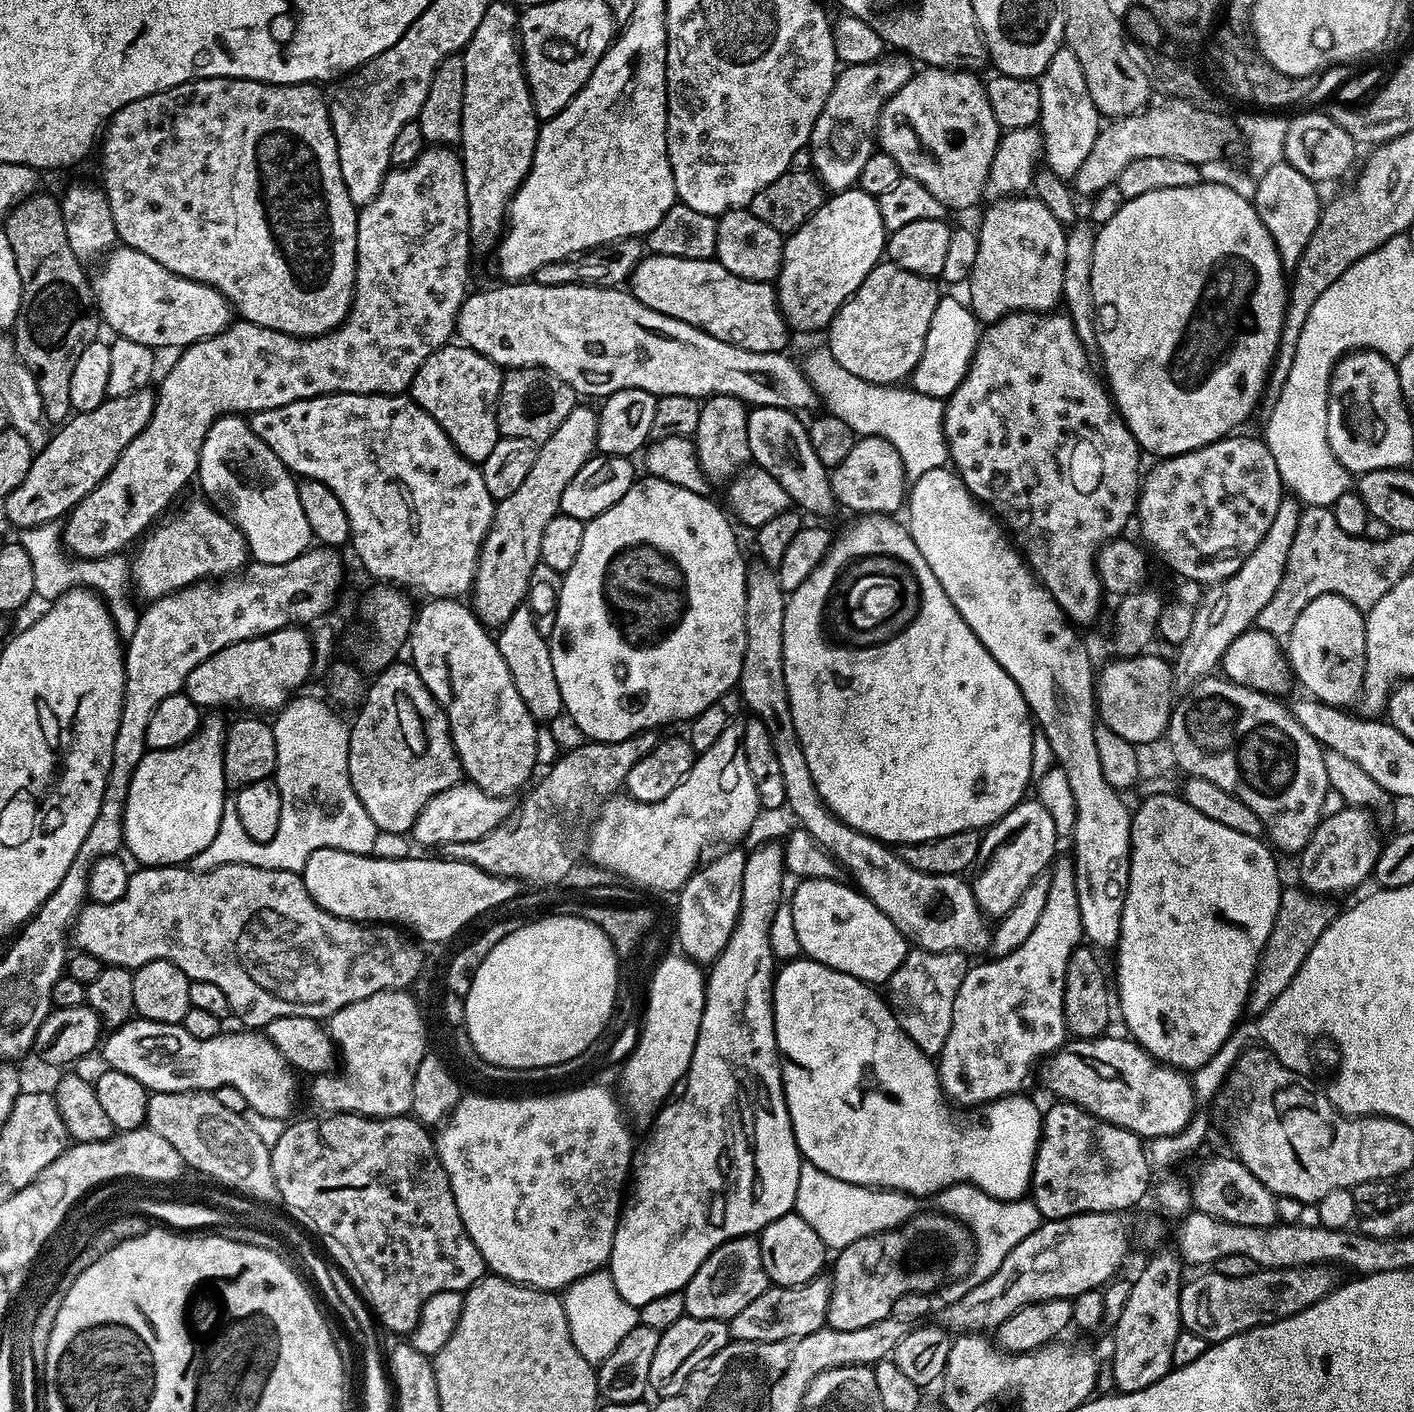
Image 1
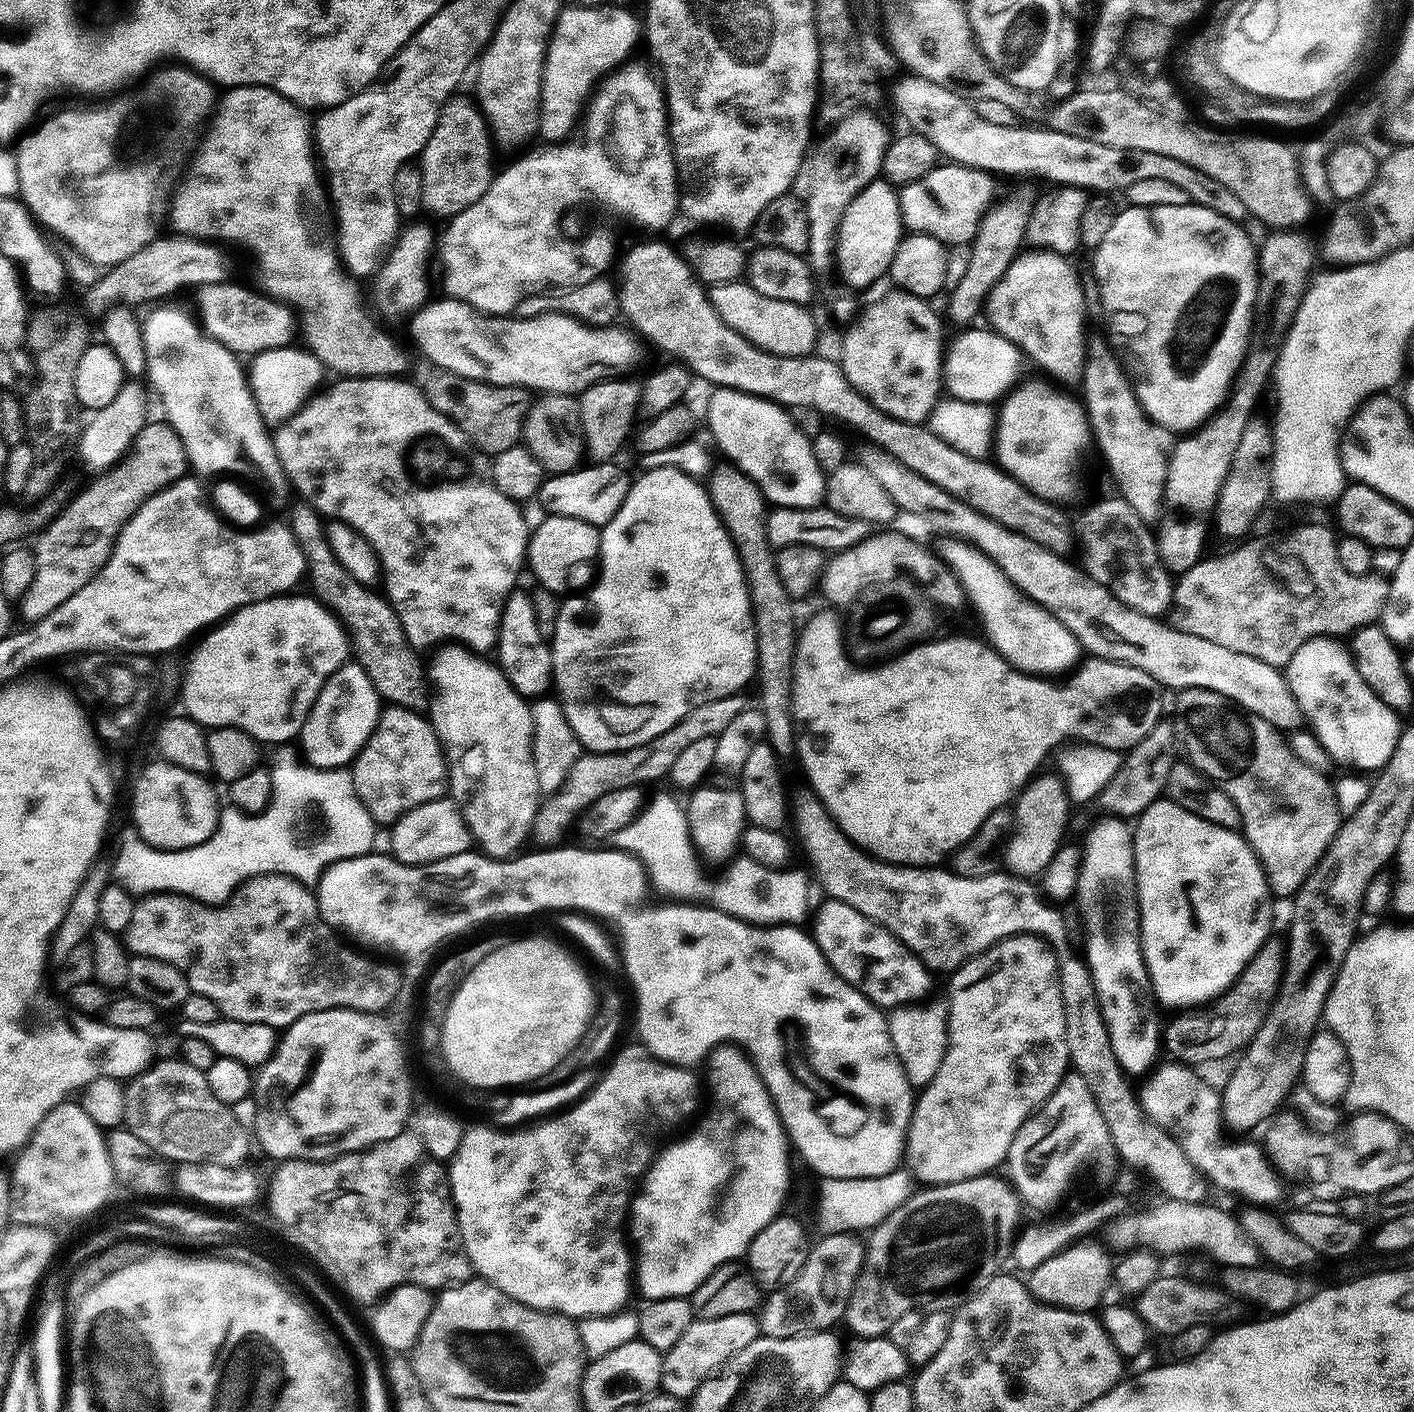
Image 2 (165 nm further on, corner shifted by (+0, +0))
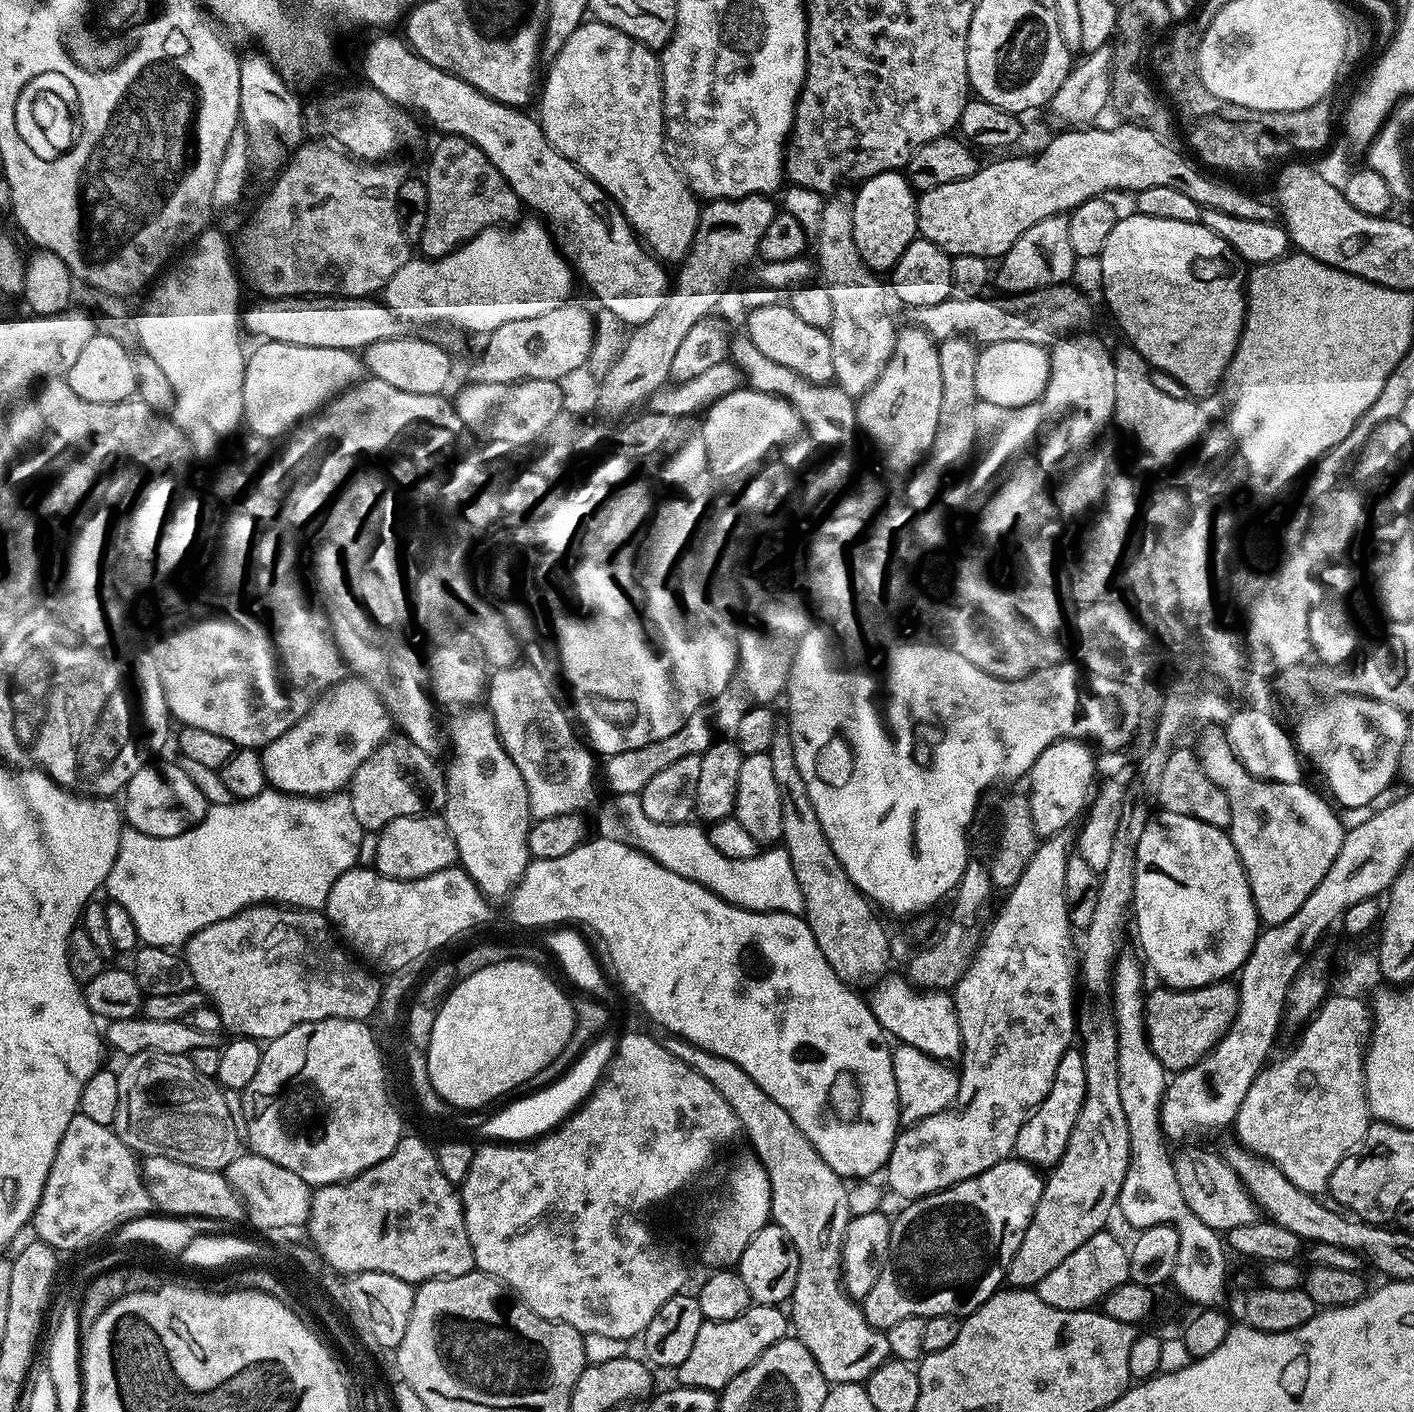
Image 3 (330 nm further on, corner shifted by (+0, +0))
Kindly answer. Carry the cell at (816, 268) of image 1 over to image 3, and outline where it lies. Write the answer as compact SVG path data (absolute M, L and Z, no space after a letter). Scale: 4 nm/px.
M899 171L879 172L876 176L871 176L869 180L863 181L856 192L856 201L851 201L852 221L854 222L854 242L858 246L858 254L877 274L887 273L902 258L906 246L910 246L912 240L917 239L916 230L916 198L917 193L911 184L908 183L907 175Z

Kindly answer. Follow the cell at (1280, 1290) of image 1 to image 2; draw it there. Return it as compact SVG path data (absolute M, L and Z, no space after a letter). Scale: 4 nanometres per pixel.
M1161 1274L1156 1281L1140 1295L1135 1297L1136 1312L1144 1319L1145 1324L1154 1333L1161 1332L1165 1338L1177 1336L1186 1326L1209 1324L1217 1326L1232 1312L1233 1297L1224 1291L1223 1287L1211 1288L1208 1284L1195 1284L1184 1276L1167 1276Z

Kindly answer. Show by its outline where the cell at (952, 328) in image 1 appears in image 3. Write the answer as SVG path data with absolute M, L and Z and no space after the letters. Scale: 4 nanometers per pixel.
M994 342L985 344L976 353L974 386L980 400L997 406L1020 407L1039 401L1046 390L1050 364L1049 349L1030 342Z

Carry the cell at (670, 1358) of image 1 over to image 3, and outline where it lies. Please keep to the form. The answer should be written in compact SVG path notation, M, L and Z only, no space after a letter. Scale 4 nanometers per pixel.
M753 1303L752 1307L738 1314L738 1318L705 1320L702 1326L698 1326L698 1334L686 1362L675 1369L674 1376L685 1388L705 1388L719 1393L762 1353L770 1350L774 1342L785 1339L789 1332L790 1320L785 1309L774 1304Z

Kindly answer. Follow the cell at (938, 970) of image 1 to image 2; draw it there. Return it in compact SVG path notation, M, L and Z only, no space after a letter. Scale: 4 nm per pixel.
M944 998L931 1000L916 1002L911 1006L897 1006L886 1016L892 1048L904 1065L908 1081L916 1090L923 1089L934 1074L938 1074L938 1066L942 1066L942 1058L948 1049L948 1001Z

